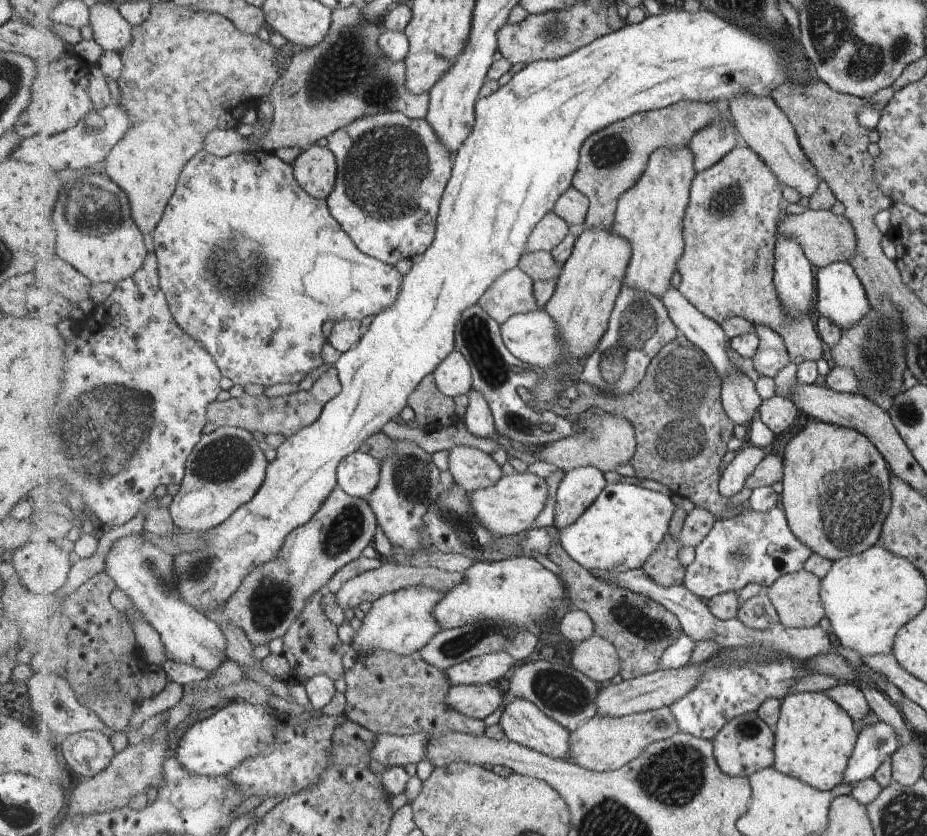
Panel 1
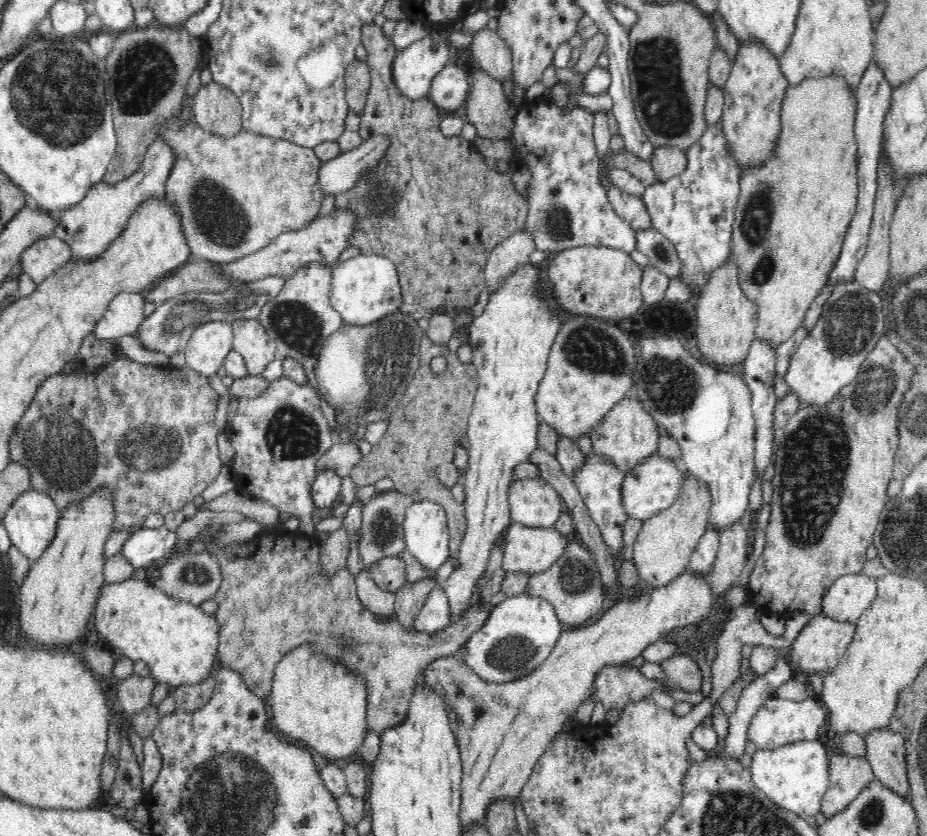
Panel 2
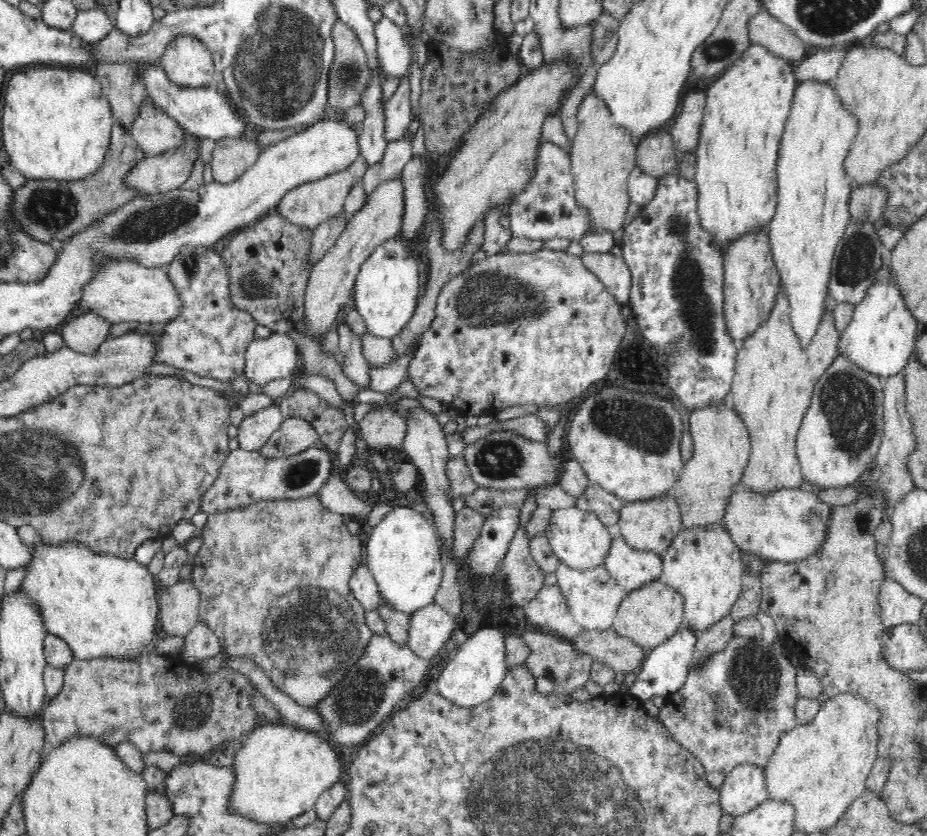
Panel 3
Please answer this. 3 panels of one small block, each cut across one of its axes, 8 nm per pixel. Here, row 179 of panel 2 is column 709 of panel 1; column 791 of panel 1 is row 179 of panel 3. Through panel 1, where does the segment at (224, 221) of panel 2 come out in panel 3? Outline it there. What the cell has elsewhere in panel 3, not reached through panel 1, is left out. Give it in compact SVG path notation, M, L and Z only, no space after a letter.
M360 156L342 172L300 184L296 188L292 188L292 190L284 193L284 196L280 198L280 202L270 212L278 212L280 217L286 218L288 223L292 223L300 228L314 230L319 224L324 223L332 216L336 216L340 210L344 209L344 200L347 198L350 186L356 180L363 178L368 166L368 161L363 156Z

